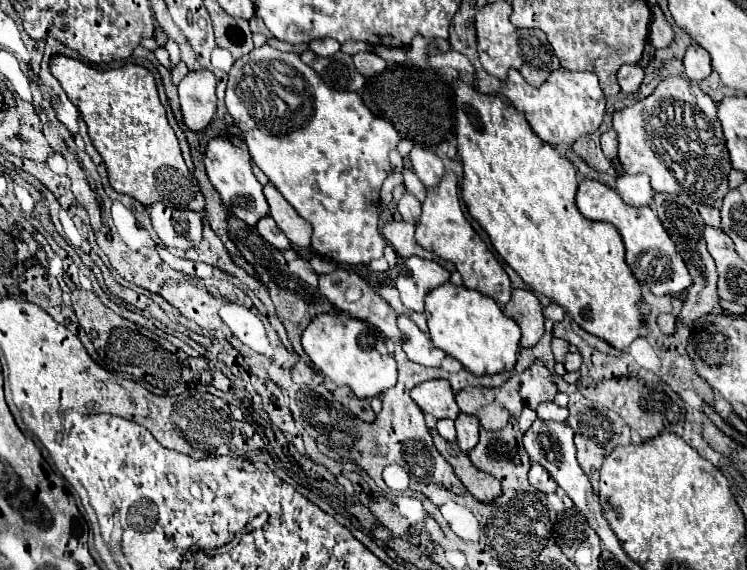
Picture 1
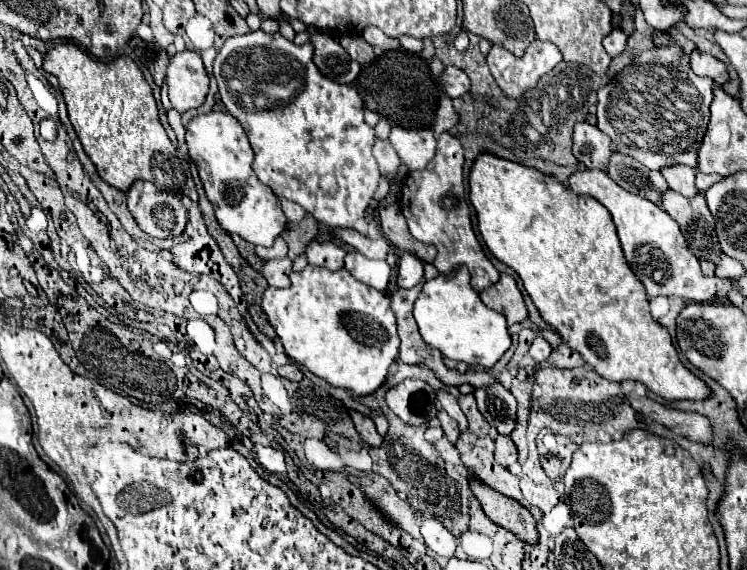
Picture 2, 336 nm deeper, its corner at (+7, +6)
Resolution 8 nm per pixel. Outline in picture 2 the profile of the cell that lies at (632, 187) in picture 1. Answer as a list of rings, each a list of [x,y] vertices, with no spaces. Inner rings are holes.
[[[587,122],[575,126],[573,132],[573,154],[587,168],[607,170],[609,158],[613,154],[613,144],[607,134],[603,134],[597,126]]]

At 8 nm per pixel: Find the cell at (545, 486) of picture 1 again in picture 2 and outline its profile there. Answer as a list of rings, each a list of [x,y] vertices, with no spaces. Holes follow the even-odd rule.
[[[499,436],[495,440],[495,460],[509,468],[513,464],[517,464],[517,458],[519,458],[519,452],[517,452],[517,446],[513,444],[511,438],[505,438],[505,436]]]

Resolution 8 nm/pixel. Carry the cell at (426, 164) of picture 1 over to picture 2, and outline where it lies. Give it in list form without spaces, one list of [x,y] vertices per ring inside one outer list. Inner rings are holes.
[[[399,126],[391,130],[389,142],[395,146],[409,172],[423,170],[433,158],[437,146],[437,140],[429,130],[405,130]]]

